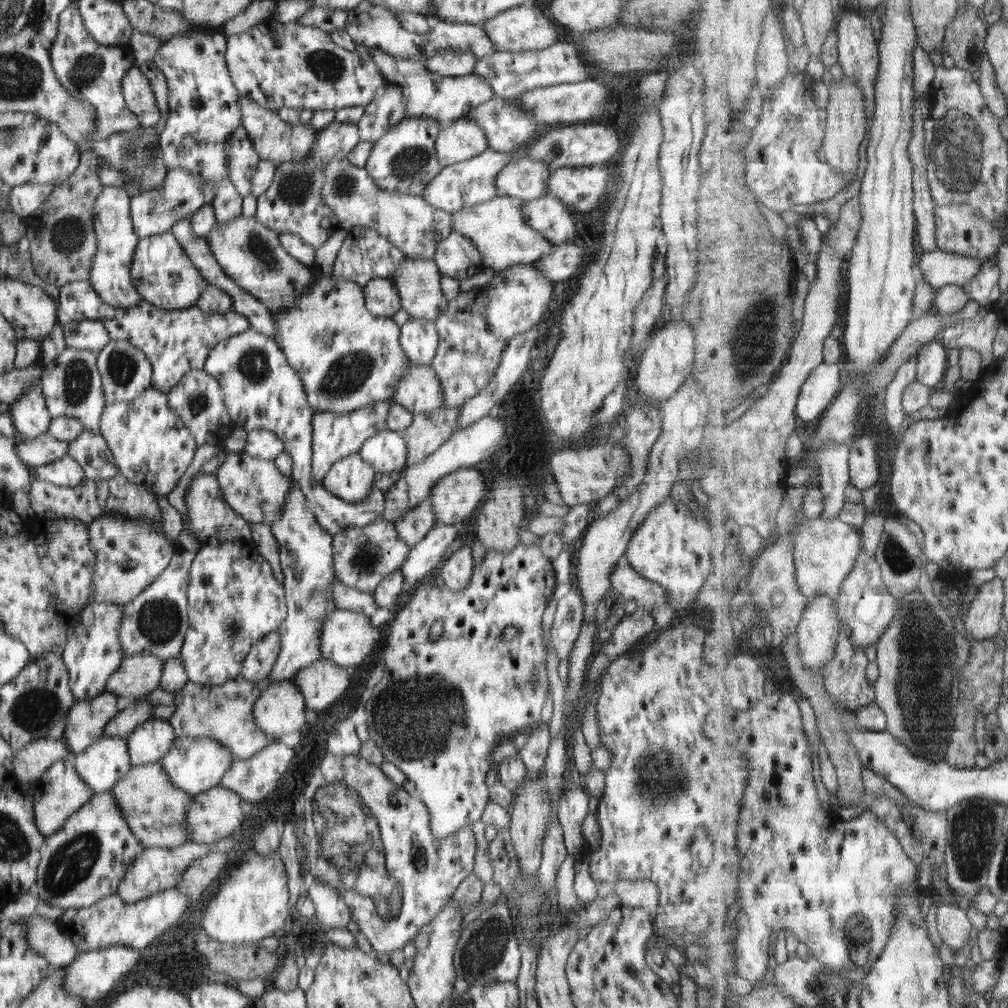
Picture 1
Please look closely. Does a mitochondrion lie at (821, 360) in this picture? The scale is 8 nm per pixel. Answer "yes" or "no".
no

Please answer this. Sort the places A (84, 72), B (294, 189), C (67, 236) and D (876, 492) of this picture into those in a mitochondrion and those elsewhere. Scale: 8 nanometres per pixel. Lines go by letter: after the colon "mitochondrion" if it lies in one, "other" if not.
A: mitochondrion
B: mitochondrion
C: mitochondrion
D: other

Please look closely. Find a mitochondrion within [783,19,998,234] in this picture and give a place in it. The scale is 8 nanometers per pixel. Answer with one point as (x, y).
(959, 144)

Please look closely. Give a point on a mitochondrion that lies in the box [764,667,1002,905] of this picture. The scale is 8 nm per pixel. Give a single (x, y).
(972, 846)

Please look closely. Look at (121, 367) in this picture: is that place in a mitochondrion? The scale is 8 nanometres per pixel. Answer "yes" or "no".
yes

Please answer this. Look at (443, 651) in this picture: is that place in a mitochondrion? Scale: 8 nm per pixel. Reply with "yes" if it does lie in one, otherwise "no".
no

